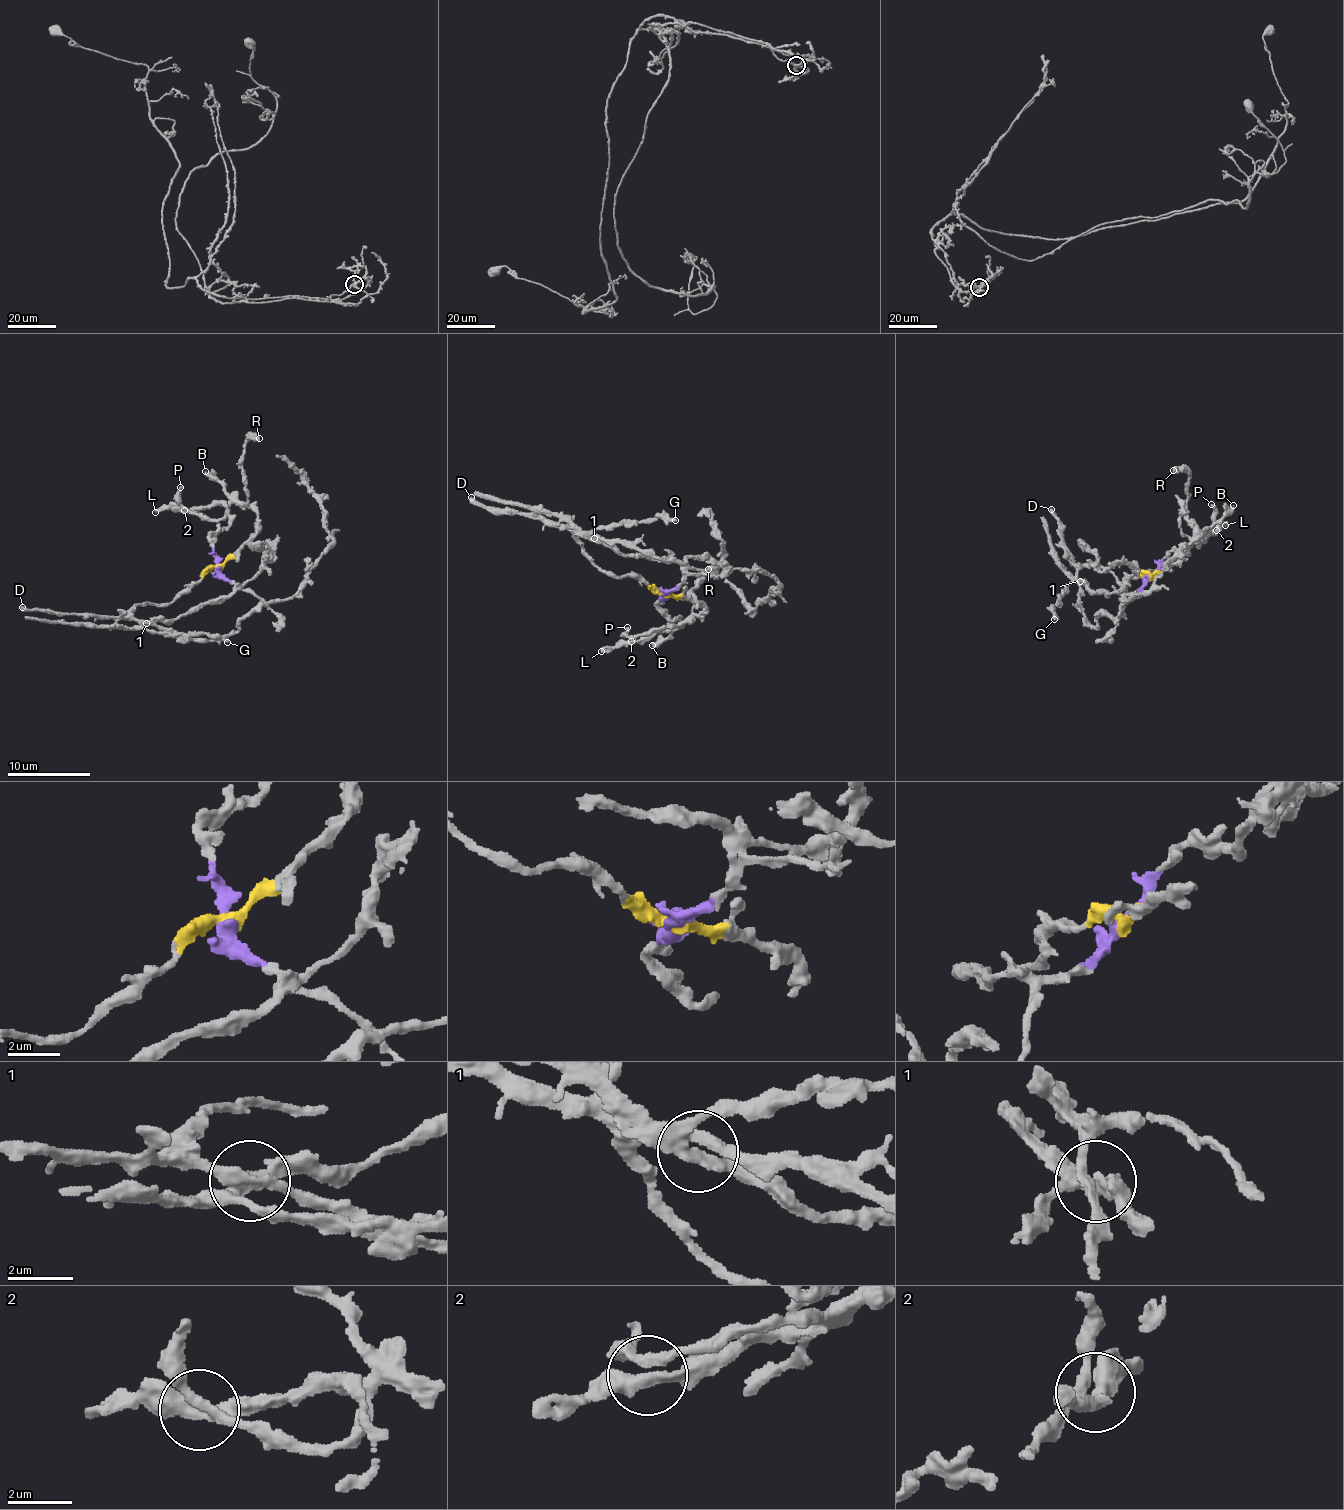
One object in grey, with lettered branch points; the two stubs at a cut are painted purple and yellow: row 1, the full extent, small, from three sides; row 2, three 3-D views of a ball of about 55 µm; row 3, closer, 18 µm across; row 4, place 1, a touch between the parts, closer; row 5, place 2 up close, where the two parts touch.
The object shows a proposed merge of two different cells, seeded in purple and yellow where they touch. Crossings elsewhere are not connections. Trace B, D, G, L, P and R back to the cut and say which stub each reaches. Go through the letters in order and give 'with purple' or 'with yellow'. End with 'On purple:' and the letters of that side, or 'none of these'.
B: with yellow
D: with yellow
G: with purple
L: with purple
P: with yellow
R: with yellow
On purple: G, L

